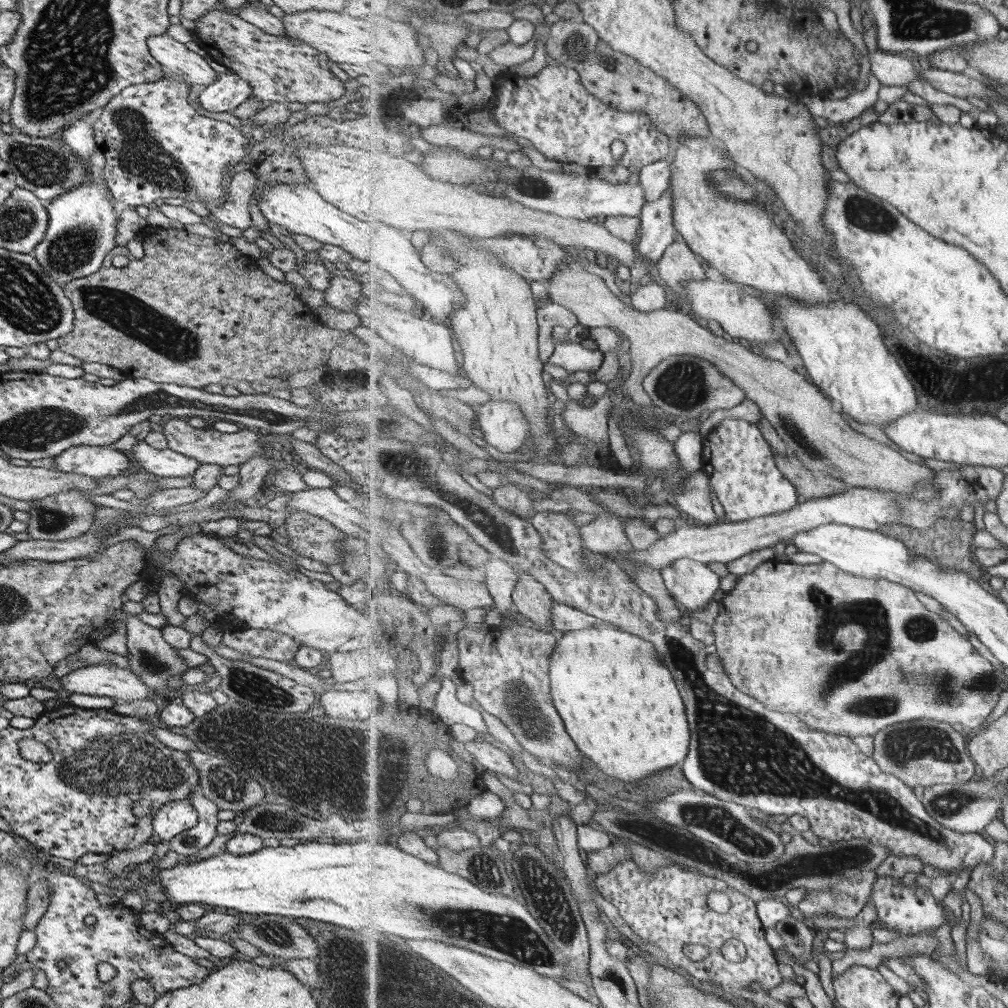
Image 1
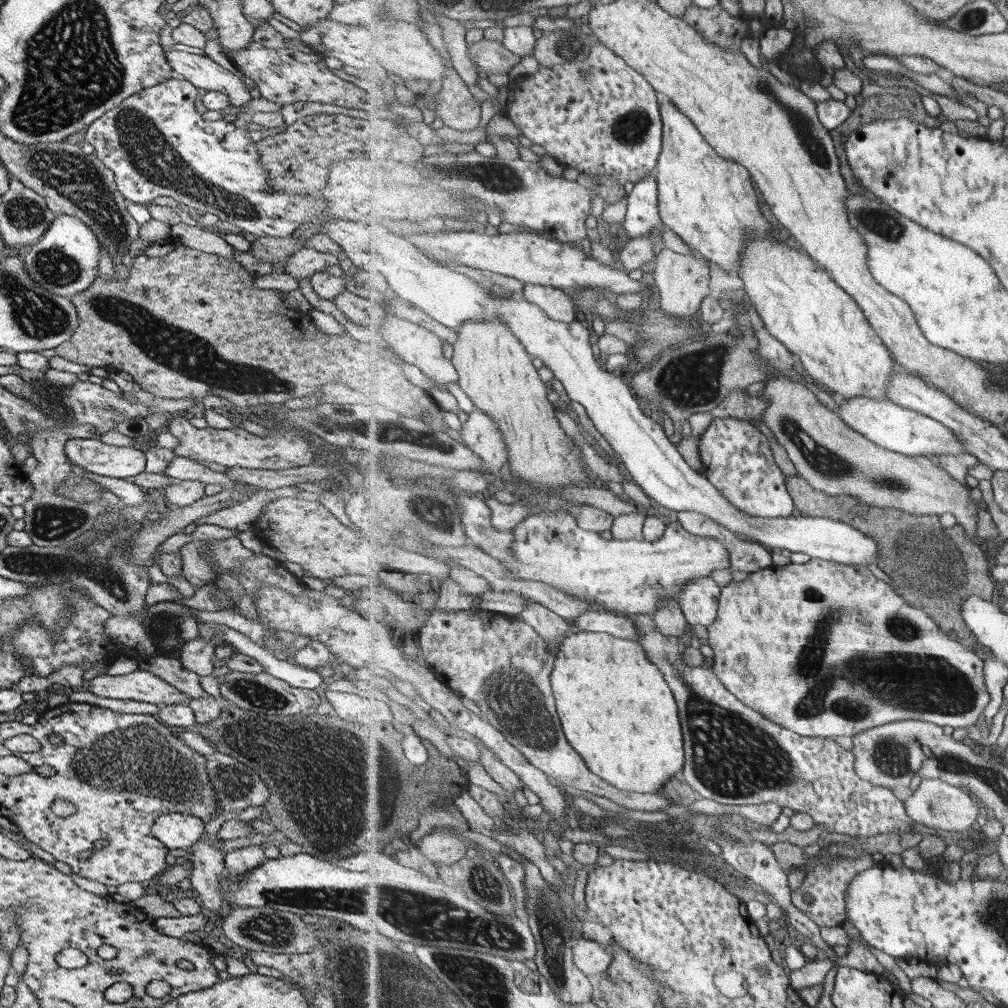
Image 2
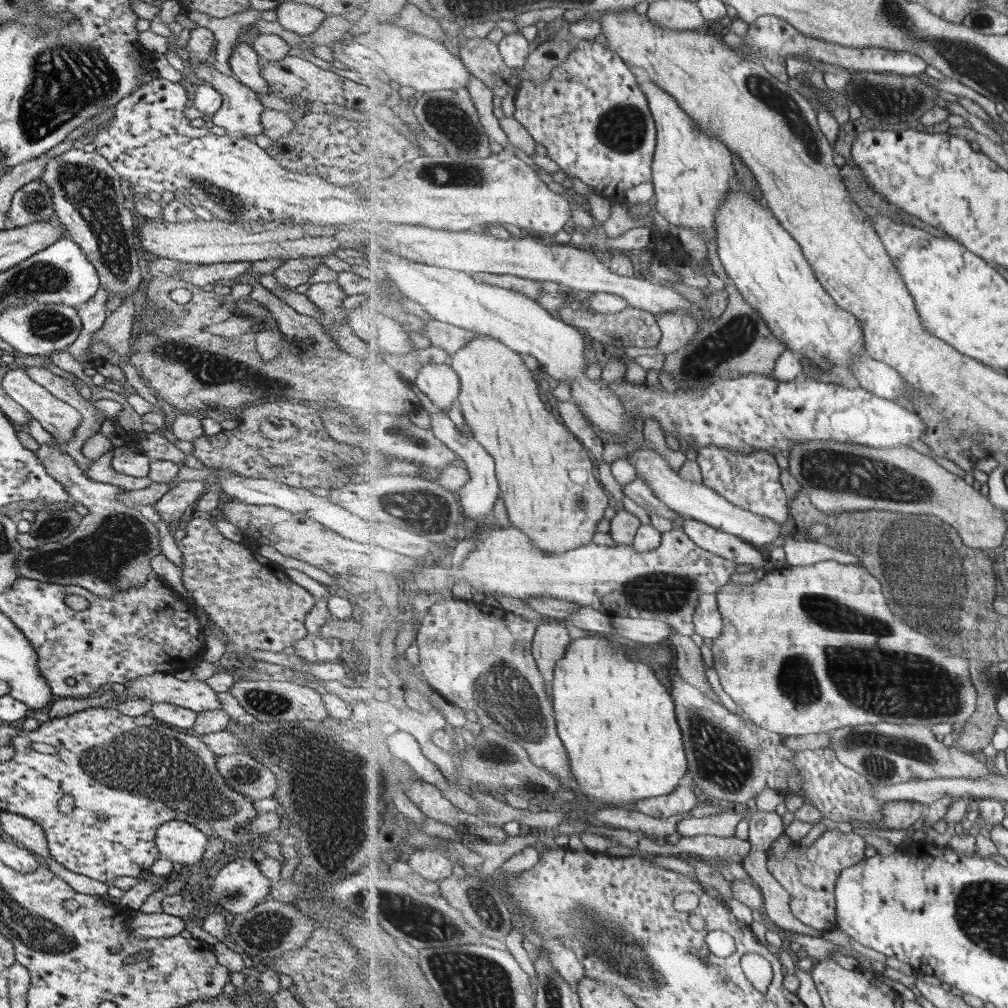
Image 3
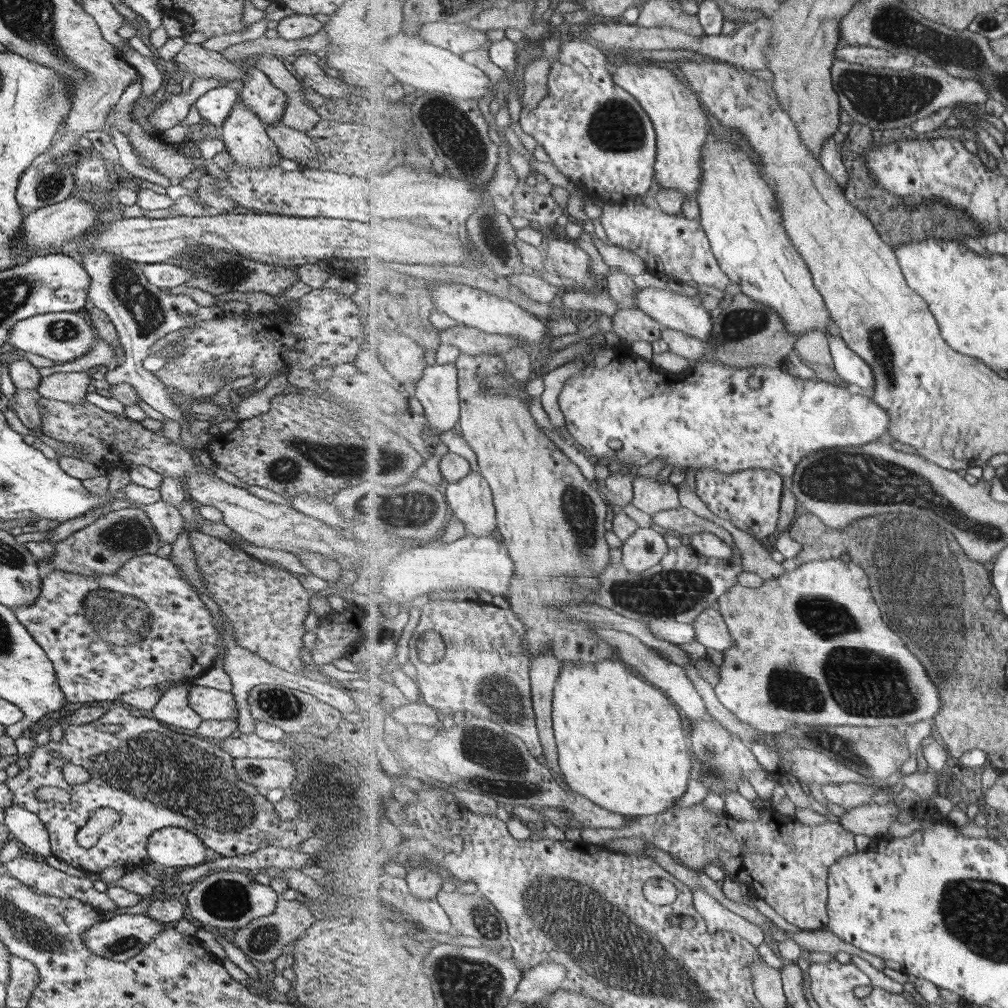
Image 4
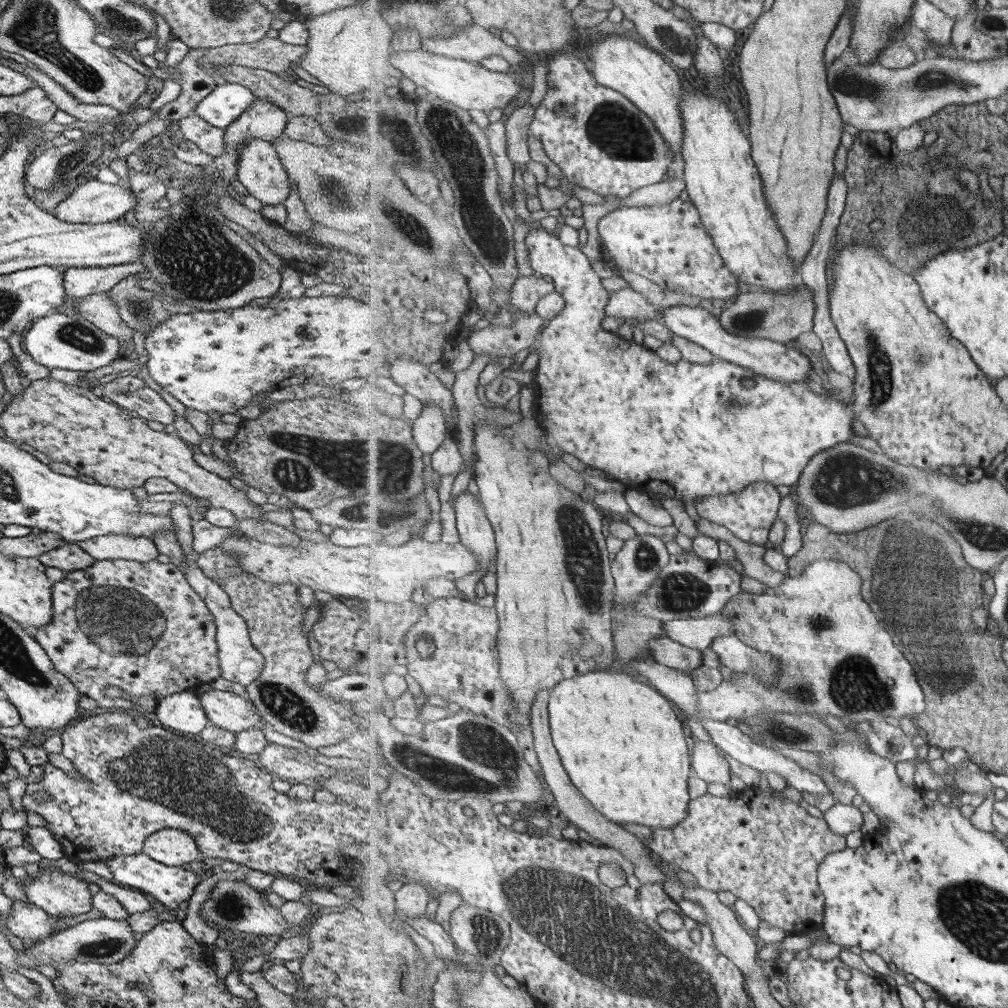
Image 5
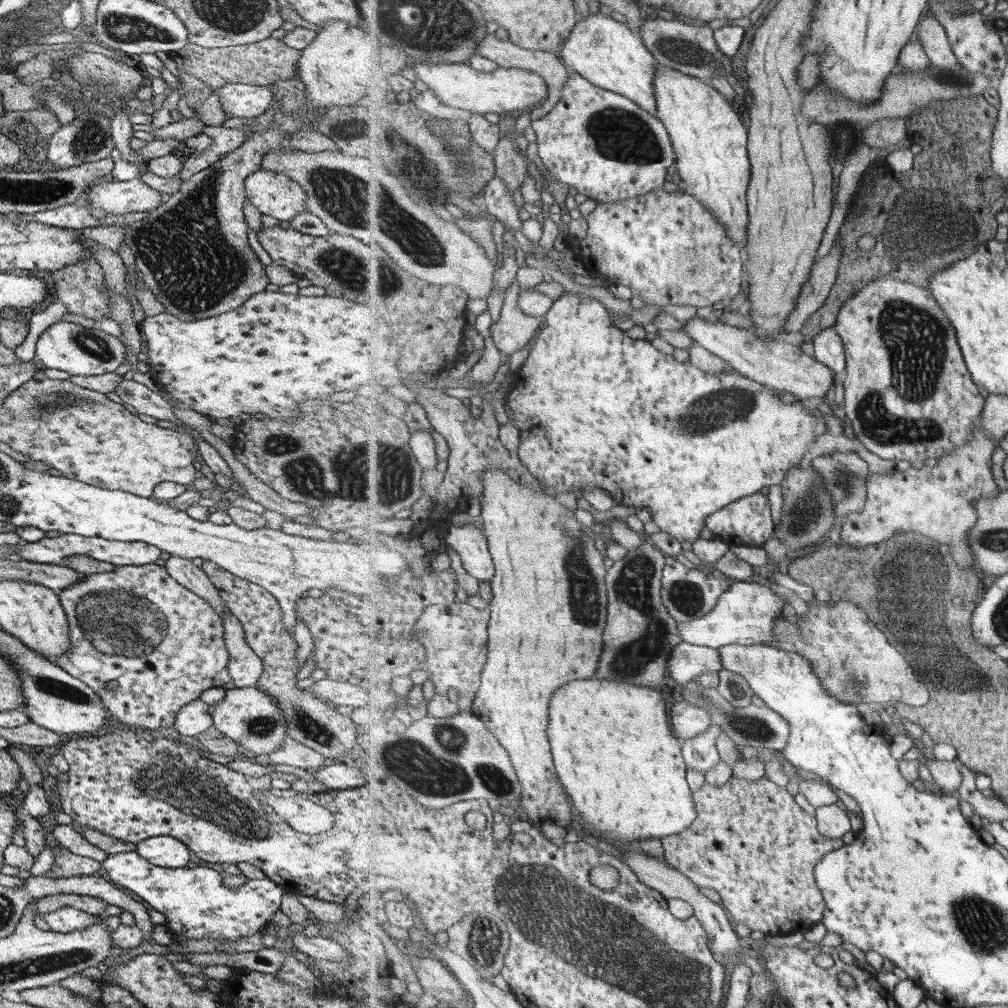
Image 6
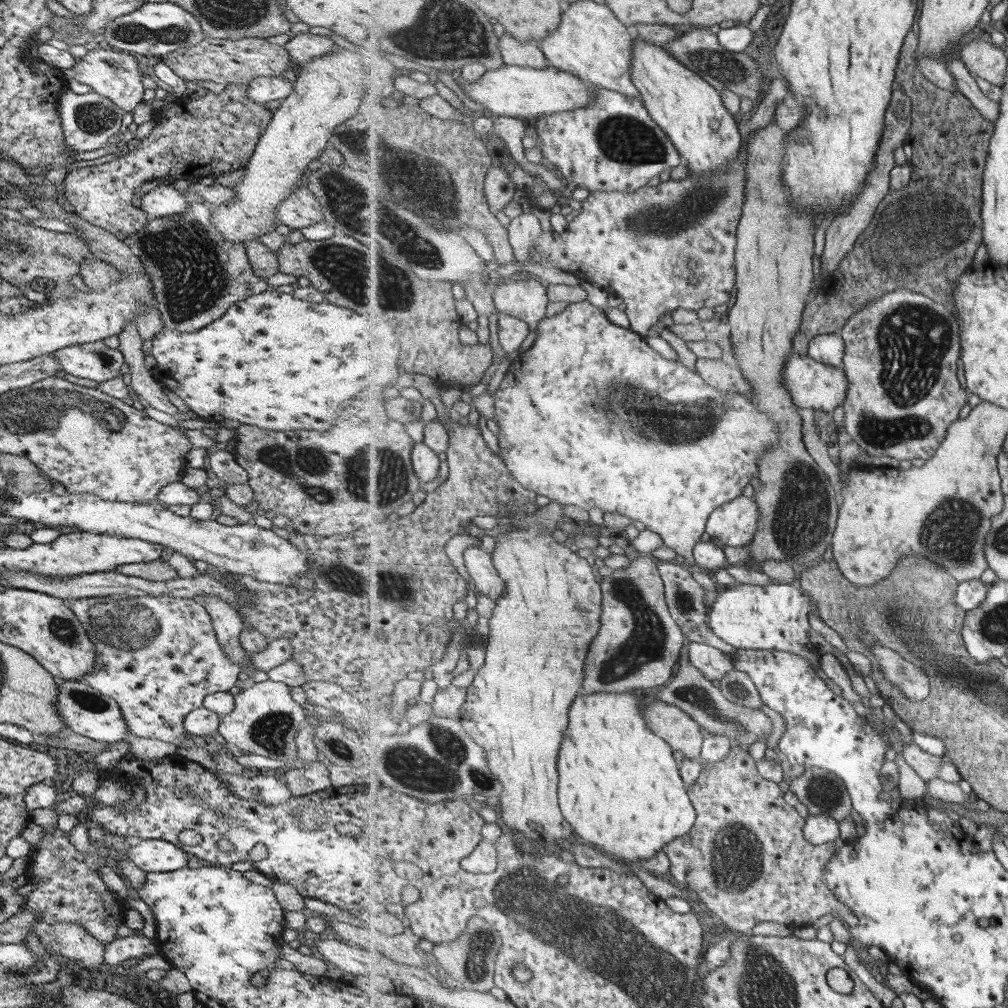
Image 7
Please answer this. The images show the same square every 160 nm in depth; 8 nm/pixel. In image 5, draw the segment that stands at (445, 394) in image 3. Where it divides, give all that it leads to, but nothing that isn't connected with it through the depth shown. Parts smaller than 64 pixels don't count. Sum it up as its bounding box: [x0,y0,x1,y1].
[412,403,448,455]

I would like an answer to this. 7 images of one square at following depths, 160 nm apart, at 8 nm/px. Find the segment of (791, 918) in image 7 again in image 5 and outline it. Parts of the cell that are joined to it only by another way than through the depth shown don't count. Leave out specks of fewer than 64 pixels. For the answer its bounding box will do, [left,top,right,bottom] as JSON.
[644,786,847,935]

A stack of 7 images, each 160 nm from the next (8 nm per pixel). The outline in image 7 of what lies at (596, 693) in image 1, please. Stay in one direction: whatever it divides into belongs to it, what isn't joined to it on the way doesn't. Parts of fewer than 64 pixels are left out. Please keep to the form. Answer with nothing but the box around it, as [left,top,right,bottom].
[558,691,698,865]

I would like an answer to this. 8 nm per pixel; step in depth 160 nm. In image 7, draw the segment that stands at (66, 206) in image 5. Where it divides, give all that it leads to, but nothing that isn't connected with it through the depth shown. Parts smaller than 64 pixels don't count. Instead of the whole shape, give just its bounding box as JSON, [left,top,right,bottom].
[139,183,187,219]

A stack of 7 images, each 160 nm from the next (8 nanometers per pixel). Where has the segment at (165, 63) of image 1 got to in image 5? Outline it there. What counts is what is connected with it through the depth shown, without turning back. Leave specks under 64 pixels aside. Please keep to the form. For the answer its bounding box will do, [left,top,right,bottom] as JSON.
[236,138,288,205]

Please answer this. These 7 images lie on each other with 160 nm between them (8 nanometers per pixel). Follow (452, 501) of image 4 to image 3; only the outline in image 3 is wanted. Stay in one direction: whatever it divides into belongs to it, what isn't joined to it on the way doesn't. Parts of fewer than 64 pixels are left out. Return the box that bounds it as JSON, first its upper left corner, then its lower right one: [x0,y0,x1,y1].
[429,413,504,523]

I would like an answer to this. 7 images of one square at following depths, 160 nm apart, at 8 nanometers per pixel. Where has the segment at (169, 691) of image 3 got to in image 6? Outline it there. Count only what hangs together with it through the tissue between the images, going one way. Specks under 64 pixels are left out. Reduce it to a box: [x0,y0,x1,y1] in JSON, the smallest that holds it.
[211,686,287,754]

